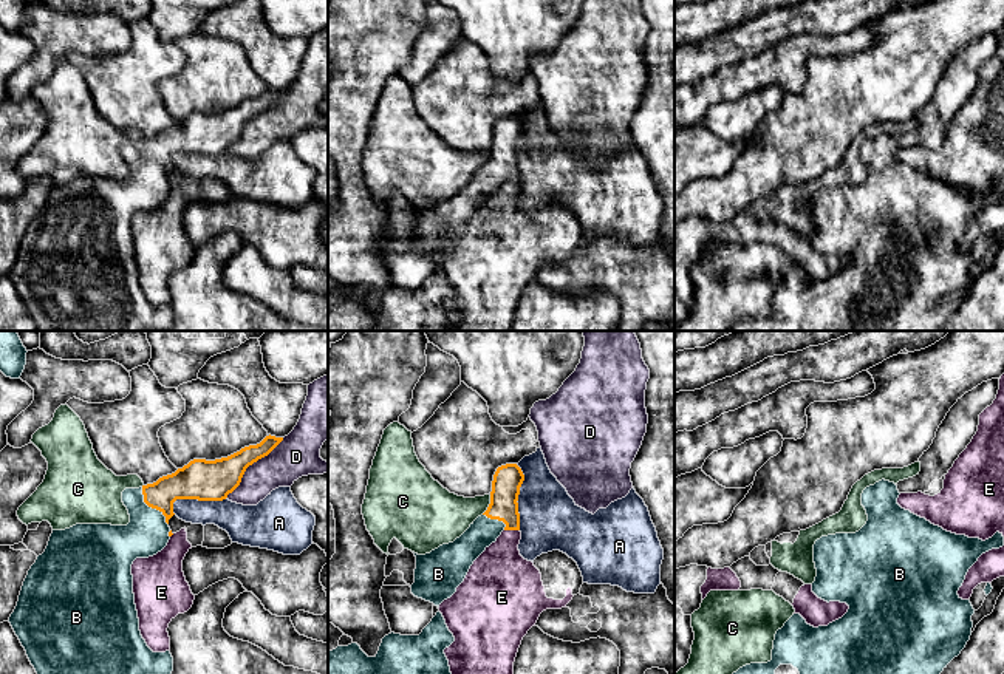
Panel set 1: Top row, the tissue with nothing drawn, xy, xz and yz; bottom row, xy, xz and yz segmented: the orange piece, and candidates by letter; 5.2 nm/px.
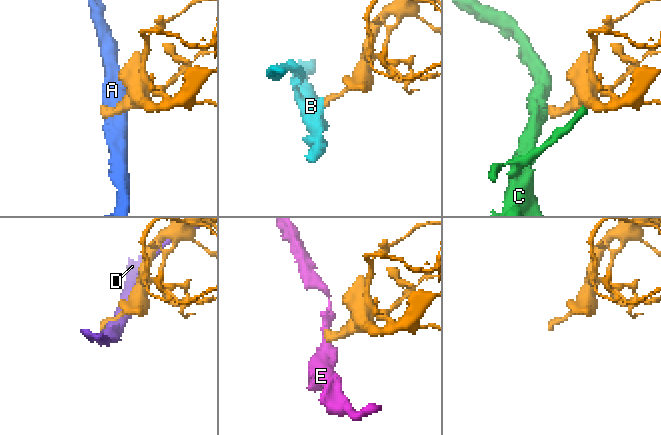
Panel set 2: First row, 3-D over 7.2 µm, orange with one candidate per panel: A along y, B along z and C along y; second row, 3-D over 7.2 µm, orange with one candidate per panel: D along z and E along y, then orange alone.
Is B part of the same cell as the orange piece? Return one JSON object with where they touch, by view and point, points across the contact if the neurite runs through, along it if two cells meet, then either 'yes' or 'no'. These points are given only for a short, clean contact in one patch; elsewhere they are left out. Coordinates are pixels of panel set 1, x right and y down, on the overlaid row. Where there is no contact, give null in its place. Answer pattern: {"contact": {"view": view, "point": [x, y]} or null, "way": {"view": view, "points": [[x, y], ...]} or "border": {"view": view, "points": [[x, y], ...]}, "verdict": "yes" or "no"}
{"contact": {"view": "xy", "point": [152, 507]}, "verdict": "yes"}

